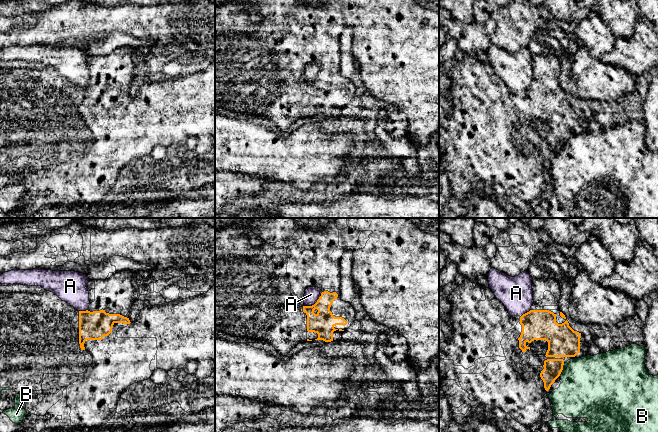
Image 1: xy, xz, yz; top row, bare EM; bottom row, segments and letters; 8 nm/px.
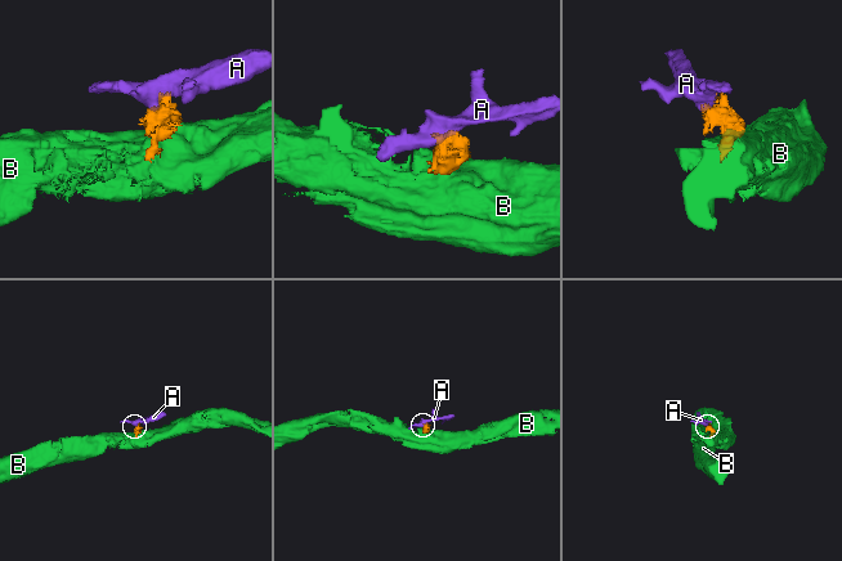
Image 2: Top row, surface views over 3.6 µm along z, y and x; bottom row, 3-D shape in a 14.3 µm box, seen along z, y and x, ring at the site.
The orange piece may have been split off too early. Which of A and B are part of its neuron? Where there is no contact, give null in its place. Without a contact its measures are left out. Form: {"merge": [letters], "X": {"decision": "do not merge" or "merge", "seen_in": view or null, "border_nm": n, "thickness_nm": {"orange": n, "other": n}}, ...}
{"merge": [], "A": {"decision": "do not merge", "seen_in": "yz", "border_nm": 110, "thickness_nm": {"orange": 240, "other": 260}}, "B": {"decision": "do not merge", "seen_in": "yz", "border_nm": 110, "thickness_nm": {"orange": 140, "other": 460}}}

